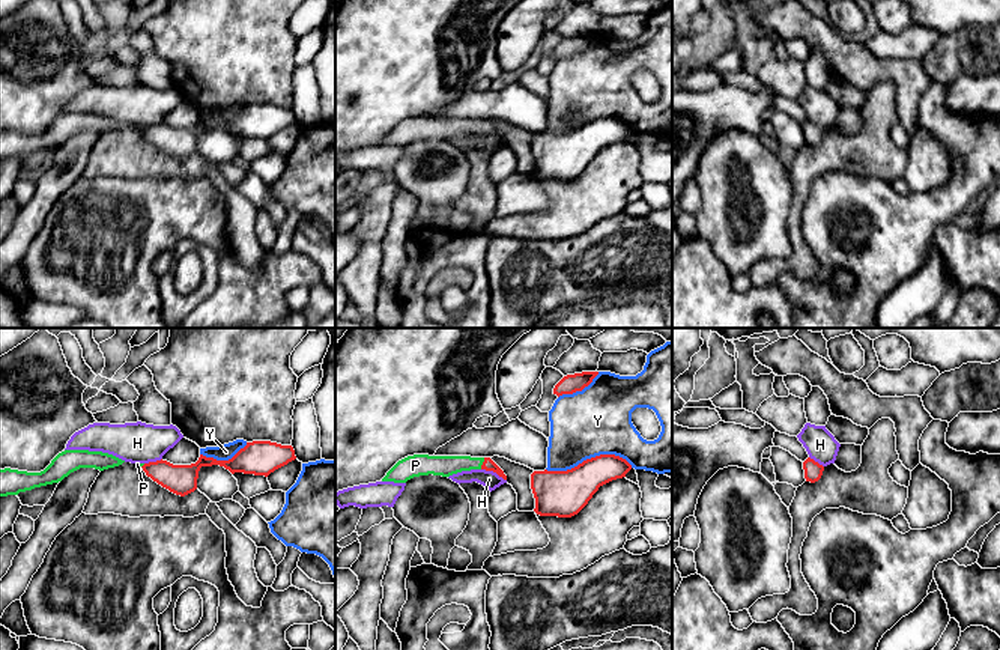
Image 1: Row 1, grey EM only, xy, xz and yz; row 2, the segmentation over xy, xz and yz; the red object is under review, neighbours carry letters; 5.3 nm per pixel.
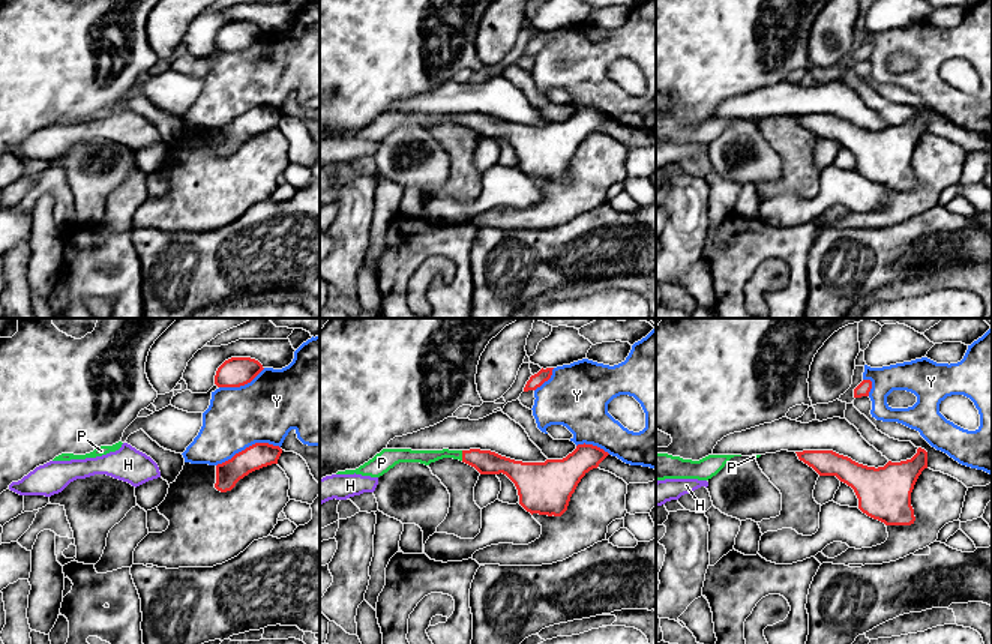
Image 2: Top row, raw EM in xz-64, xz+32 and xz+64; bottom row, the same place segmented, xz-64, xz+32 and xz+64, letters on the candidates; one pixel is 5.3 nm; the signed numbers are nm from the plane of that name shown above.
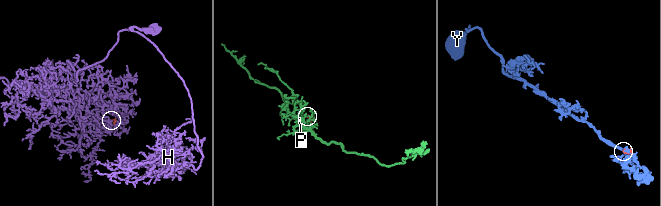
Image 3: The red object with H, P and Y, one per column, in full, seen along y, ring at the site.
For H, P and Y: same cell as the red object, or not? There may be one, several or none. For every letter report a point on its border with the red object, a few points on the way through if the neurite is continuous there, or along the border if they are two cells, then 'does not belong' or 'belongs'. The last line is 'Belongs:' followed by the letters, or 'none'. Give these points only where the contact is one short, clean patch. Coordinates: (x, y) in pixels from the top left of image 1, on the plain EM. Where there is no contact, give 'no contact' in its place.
H: xz (493, 134) | along xz (481, 131), (492, 133), (506, 143) | does not belong
P: xz (483, 127) | across xz (489, 128), (483, 127), (438, 128) | belongs
Y: xz (588, 122) | does not belong
Belongs: P

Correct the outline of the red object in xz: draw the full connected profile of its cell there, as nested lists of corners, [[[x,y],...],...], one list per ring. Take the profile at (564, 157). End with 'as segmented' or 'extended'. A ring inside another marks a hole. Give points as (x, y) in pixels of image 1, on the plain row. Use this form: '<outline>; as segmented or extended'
[[[600,117],[567,134],[534,134],[534,175],[540,179],[571,181],[588,167],[600,149],[626,140],[630,132],[626,122]]]; as segmented

